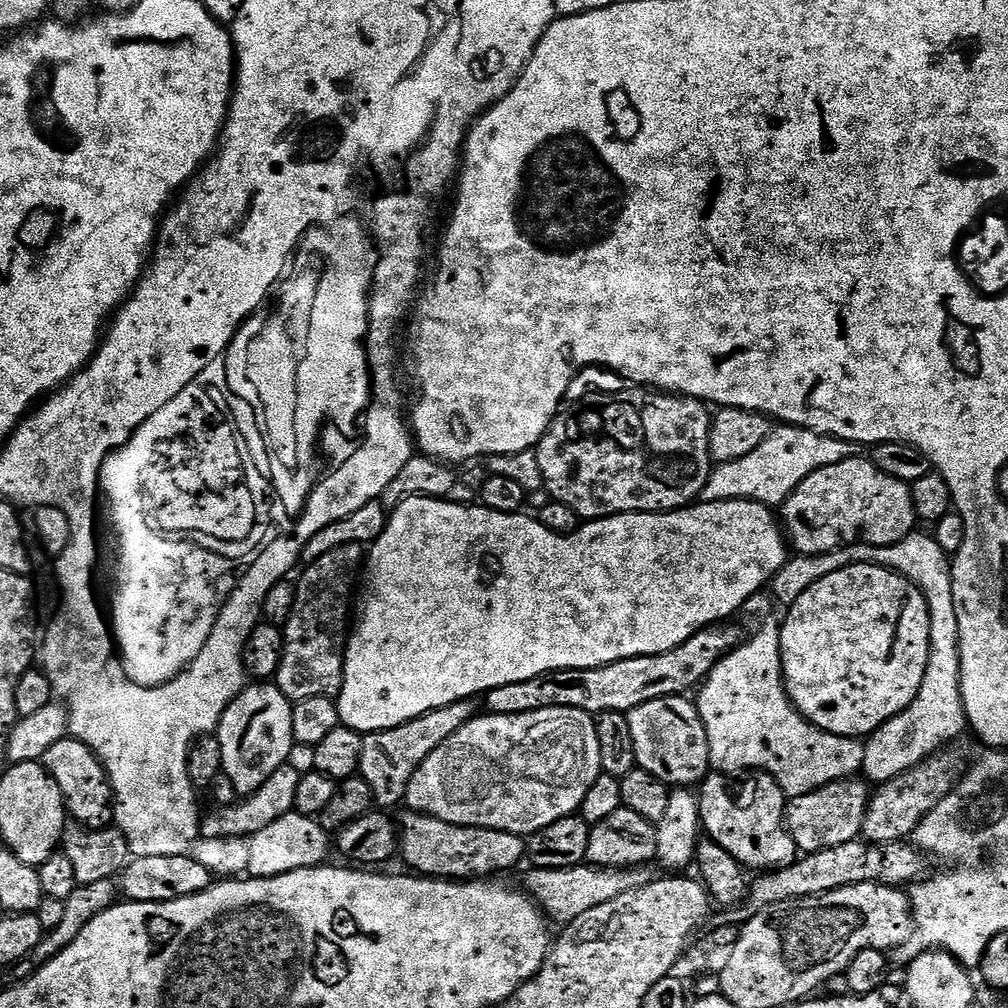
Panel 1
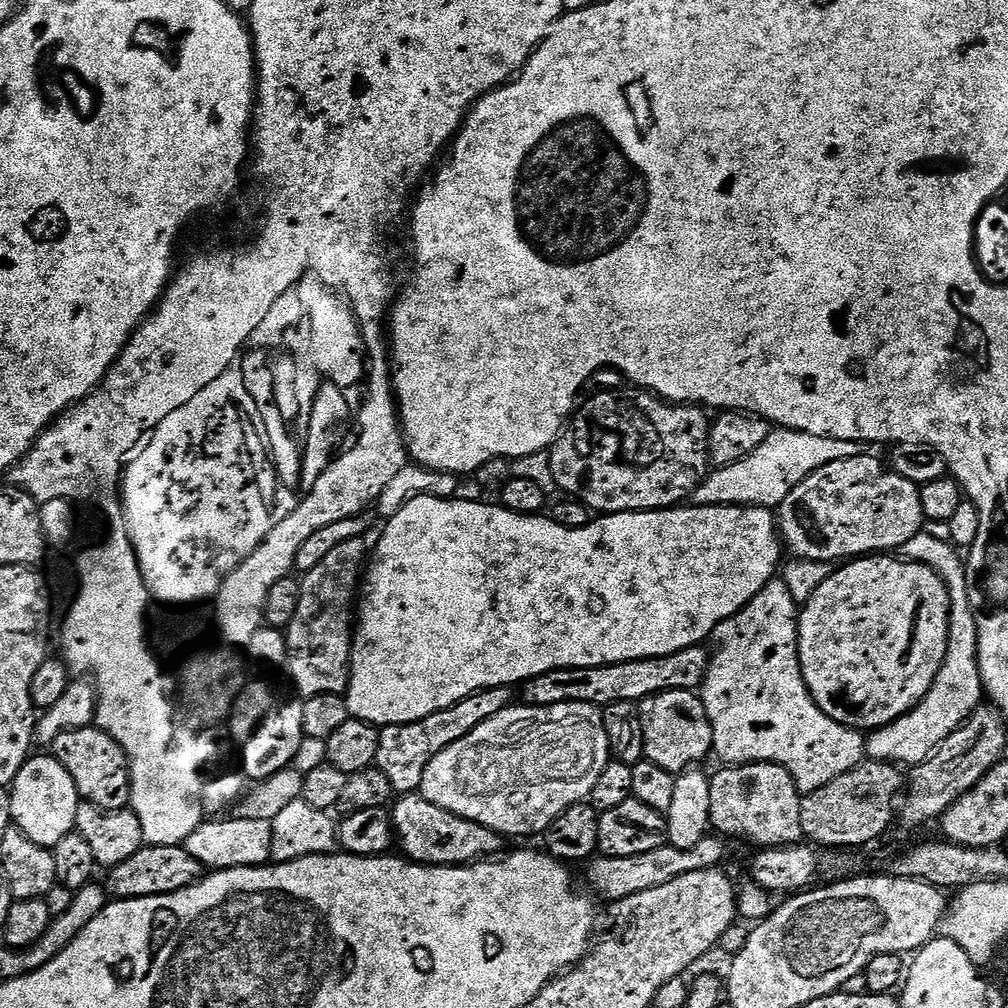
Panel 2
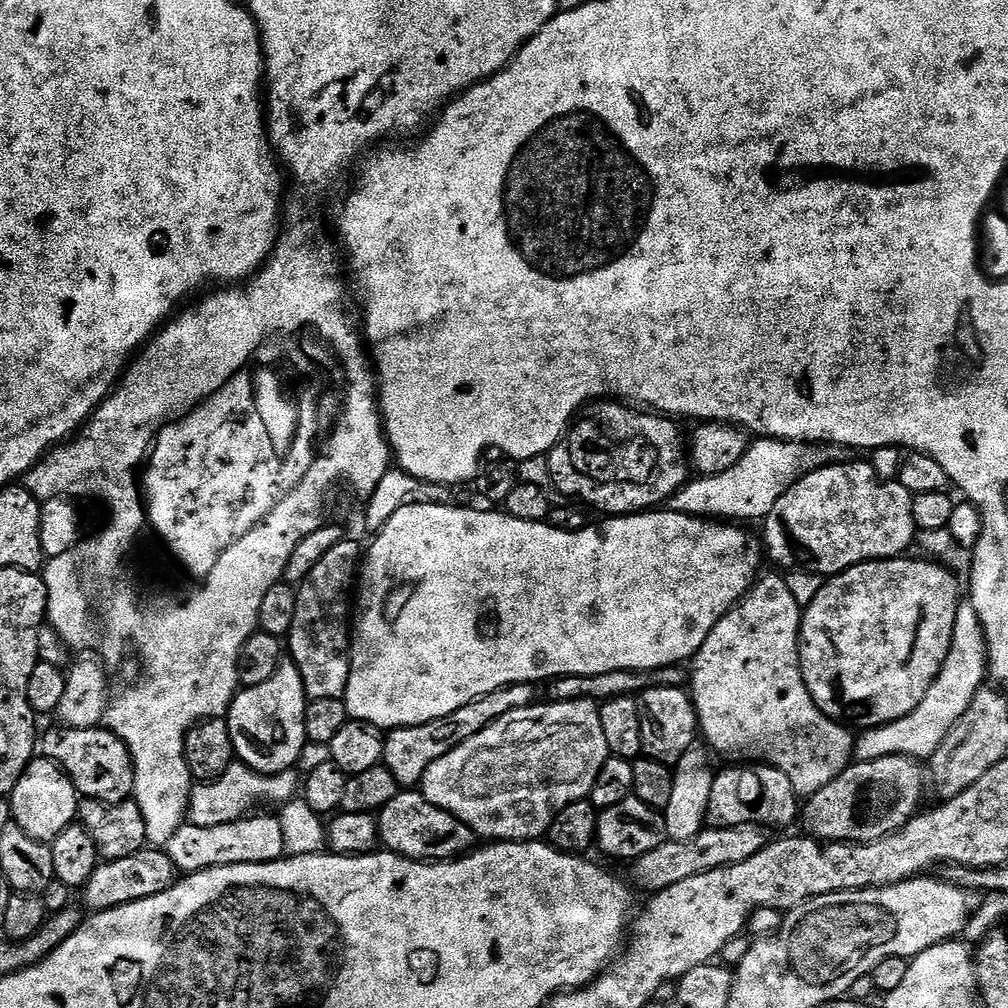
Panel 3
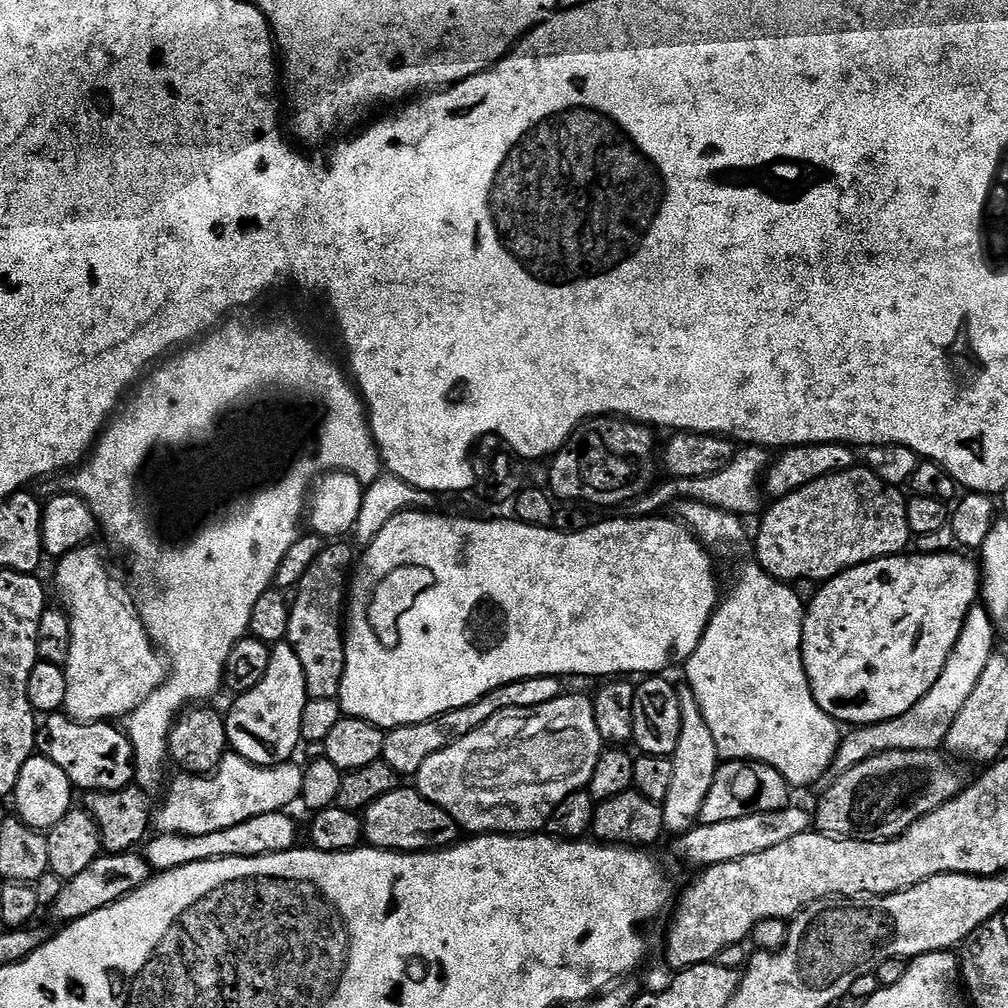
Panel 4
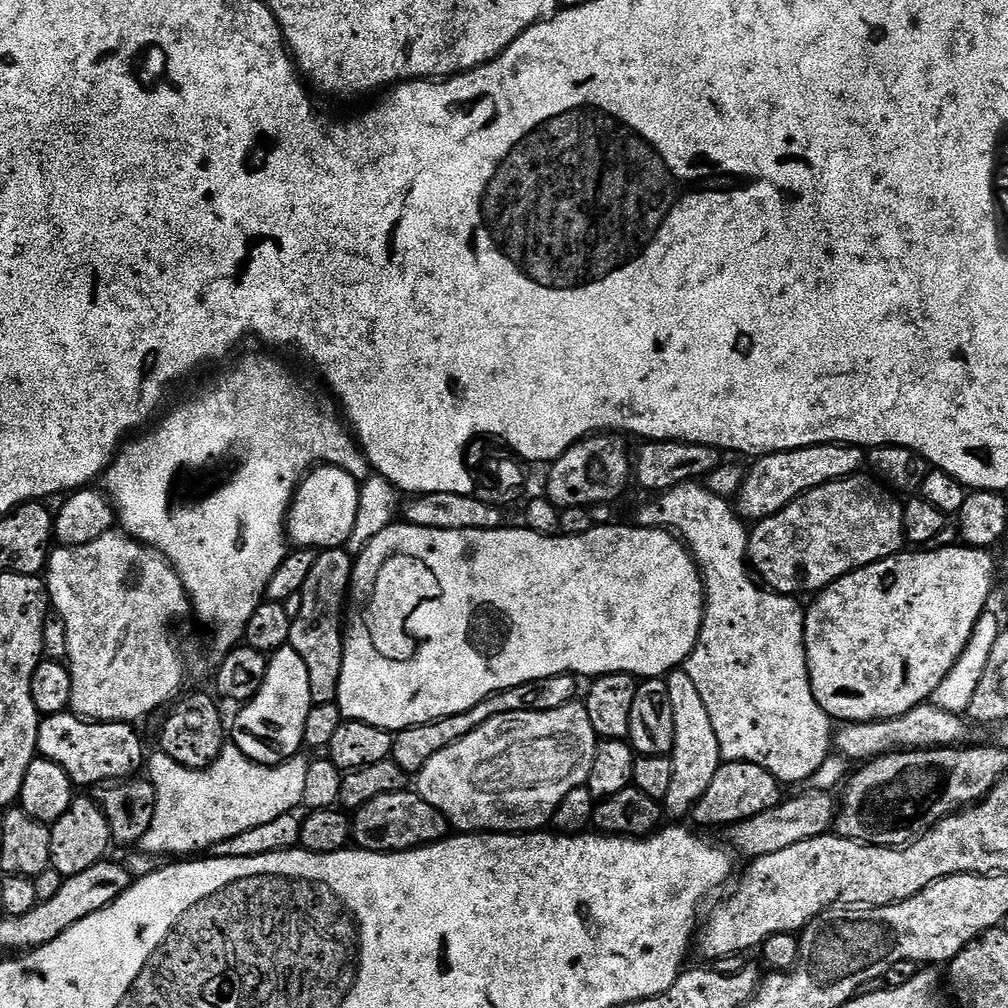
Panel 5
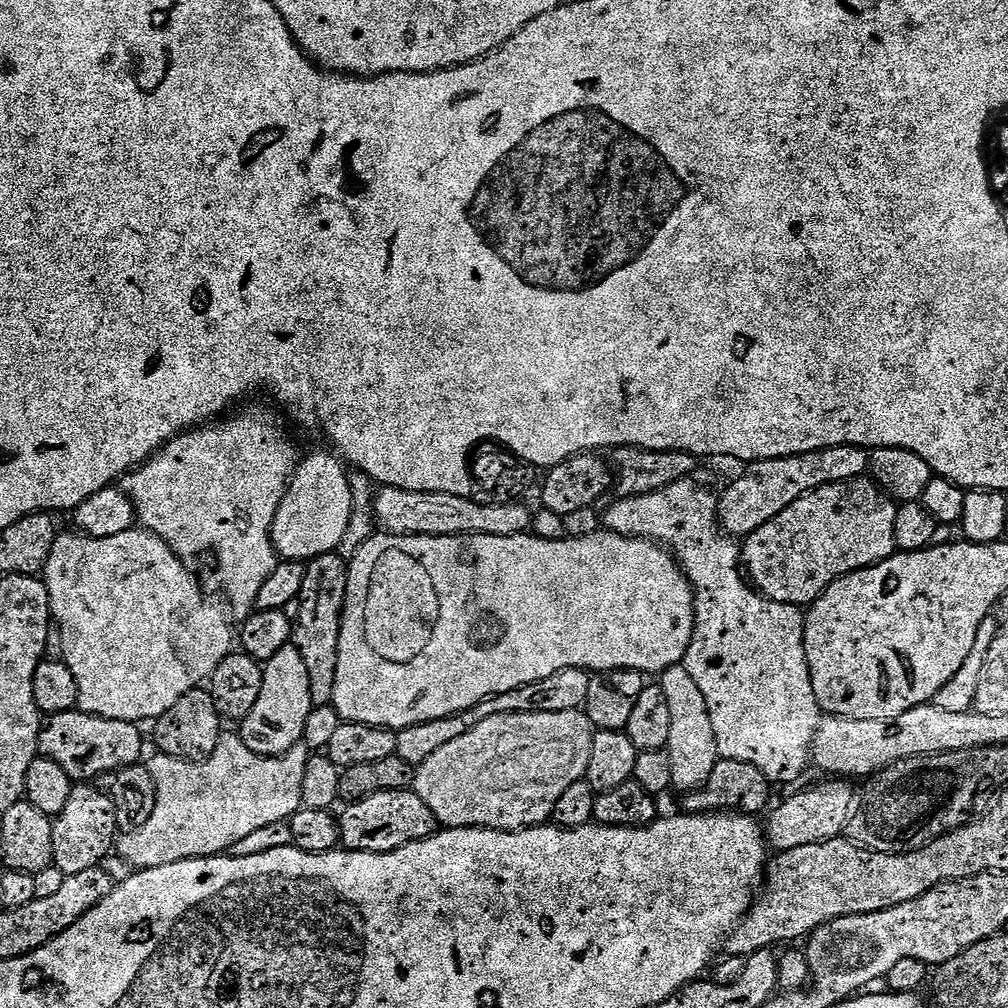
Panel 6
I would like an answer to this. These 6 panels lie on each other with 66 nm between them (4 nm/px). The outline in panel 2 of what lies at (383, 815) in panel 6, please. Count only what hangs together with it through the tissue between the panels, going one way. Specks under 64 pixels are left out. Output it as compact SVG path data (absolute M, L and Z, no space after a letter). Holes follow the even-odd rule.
M418 794L404 796L396 805L394 804L391 805L392 812L390 808L390 828L391 831L392 828L396 831L396 840L401 848L399 851L413 864L446 868L470 864L501 851L499 848L502 840L494 830L450 814Z

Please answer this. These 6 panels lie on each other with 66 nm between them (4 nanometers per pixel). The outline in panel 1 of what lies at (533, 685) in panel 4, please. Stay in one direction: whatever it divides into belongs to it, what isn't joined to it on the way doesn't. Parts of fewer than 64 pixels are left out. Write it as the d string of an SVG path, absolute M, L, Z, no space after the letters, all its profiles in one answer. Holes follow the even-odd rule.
M459 700L450 706L442 706L438 710L430 710L418 718L399 724L396 728L387 728L381 732L369 732L364 739L362 748L362 762L359 775L370 786L373 801L381 809L392 810L396 803L403 801L408 795L408 783L412 775L419 770L422 762L438 746L442 746L444 739L466 726L478 712L477 701Z

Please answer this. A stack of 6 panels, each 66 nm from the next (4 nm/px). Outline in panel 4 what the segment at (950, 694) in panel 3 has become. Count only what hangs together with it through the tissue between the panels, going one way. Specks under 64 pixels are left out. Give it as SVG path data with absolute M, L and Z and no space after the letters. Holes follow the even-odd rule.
M973 610L966 618L962 634L948 656L942 674L938 674L938 682L930 686L927 694L906 714L881 724L856 726L852 732L841 739L831 771L836 776L846 774L846 770L854 770L862 762L883 752L931 752L943 745L948 727L954 722L958 710L966 706L966 698L970 698L974 686L978 686L978 678L982 670L986 670L986 662L992 657L994 645L992 639L998 636L998 629L992 617L984 610Z

